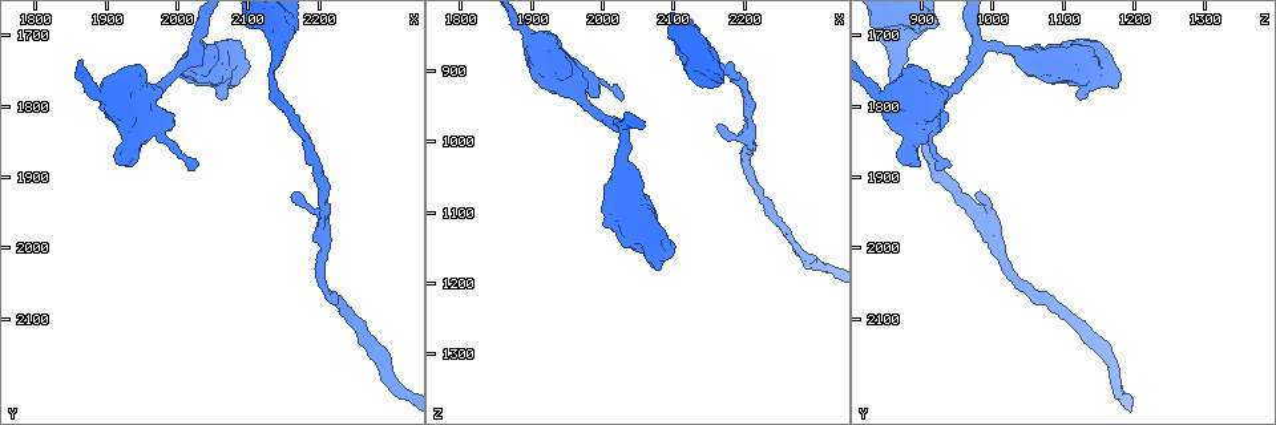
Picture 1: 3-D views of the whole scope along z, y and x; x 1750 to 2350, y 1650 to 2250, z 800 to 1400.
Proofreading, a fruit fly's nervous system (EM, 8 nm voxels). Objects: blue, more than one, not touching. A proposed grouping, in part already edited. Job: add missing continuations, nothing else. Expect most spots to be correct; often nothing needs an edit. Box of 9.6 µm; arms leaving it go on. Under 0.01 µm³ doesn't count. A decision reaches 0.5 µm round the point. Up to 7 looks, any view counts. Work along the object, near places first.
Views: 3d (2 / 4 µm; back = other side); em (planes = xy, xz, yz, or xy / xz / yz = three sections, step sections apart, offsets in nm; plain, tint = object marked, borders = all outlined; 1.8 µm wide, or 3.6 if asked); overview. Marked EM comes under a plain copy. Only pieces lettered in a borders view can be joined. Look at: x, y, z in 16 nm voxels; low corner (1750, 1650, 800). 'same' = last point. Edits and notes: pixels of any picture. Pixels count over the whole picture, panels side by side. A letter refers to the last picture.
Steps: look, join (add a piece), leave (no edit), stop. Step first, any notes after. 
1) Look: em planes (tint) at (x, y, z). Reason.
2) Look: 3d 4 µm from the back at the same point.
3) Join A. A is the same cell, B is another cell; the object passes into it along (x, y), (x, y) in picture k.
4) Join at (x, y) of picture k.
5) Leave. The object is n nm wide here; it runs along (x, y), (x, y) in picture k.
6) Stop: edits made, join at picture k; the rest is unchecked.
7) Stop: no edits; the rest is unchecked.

Look: em xz step 4 (tint) at (2000, 1855, 915). Calibre changes.

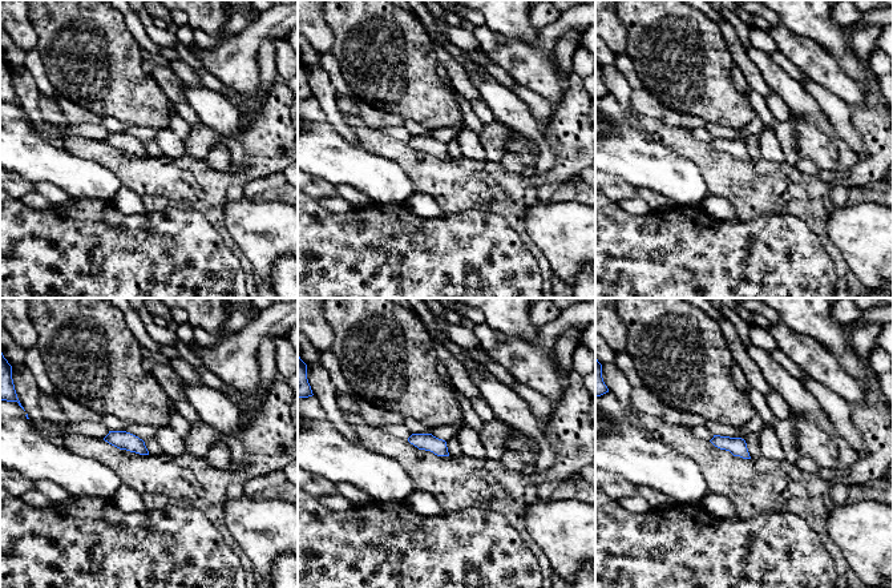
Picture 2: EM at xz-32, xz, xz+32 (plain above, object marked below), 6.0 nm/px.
Look: em yz step 16 (tint) at the same point. Cut it another way.

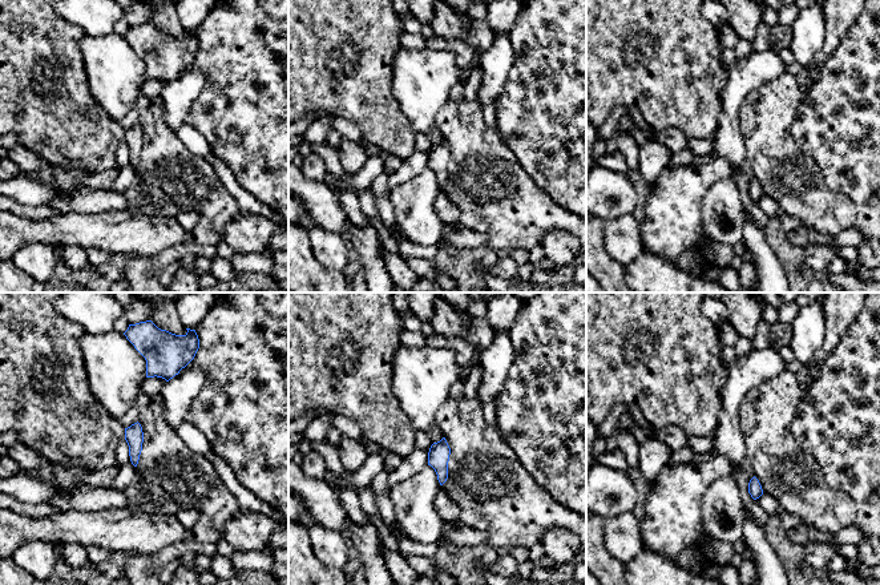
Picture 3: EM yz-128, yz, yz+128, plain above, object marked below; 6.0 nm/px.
Look: em yz step 16 (borders) at the same point. What lies round it.

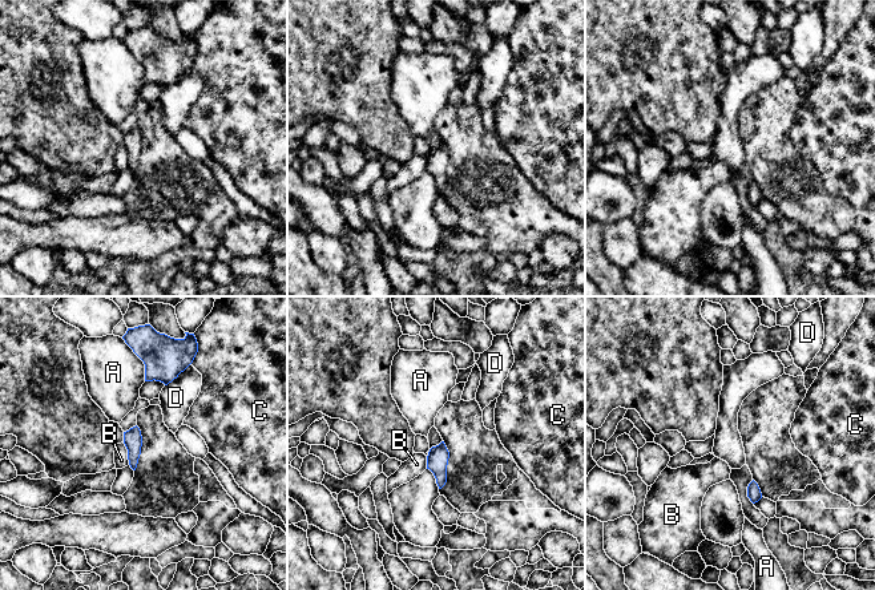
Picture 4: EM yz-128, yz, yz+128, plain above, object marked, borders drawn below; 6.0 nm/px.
Leave. The object is 110 nm wide here; the longest contact is with A, 170 nm; A, B, C and D are other cells; none of them fits.

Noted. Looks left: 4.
Look: 3d 2 µm from the back at (2135, 1750, 865). Thin neck.

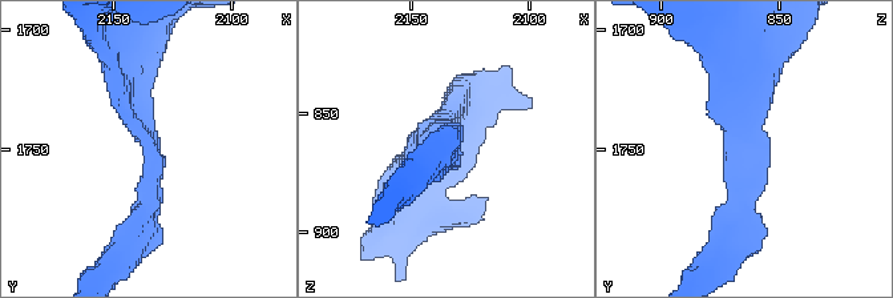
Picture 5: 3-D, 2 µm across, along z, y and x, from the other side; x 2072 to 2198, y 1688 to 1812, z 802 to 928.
Look: em xz step 8 (tint) at (2132, 1751, 865). The arms are 220, 240 nm wide; now the EM.

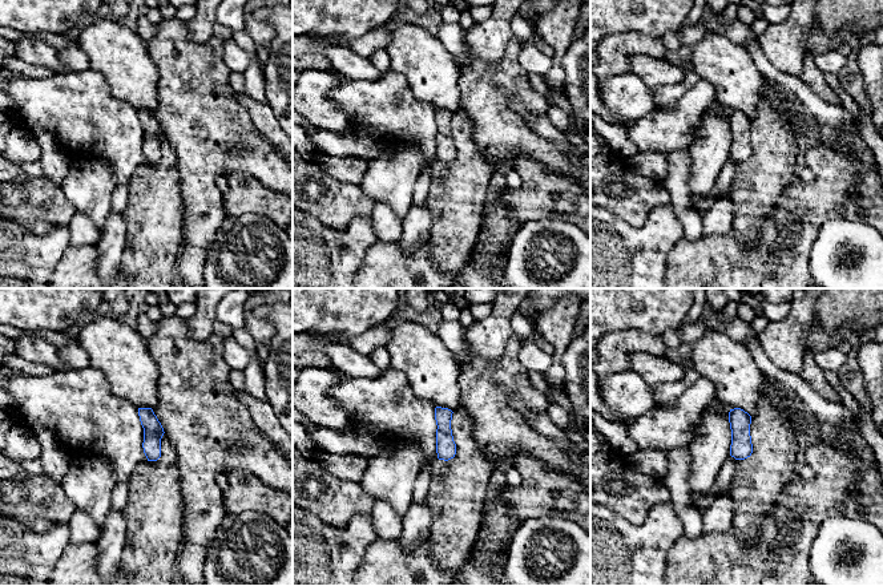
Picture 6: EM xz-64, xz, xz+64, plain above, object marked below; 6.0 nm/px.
Look: em planes (borders) at the same point.

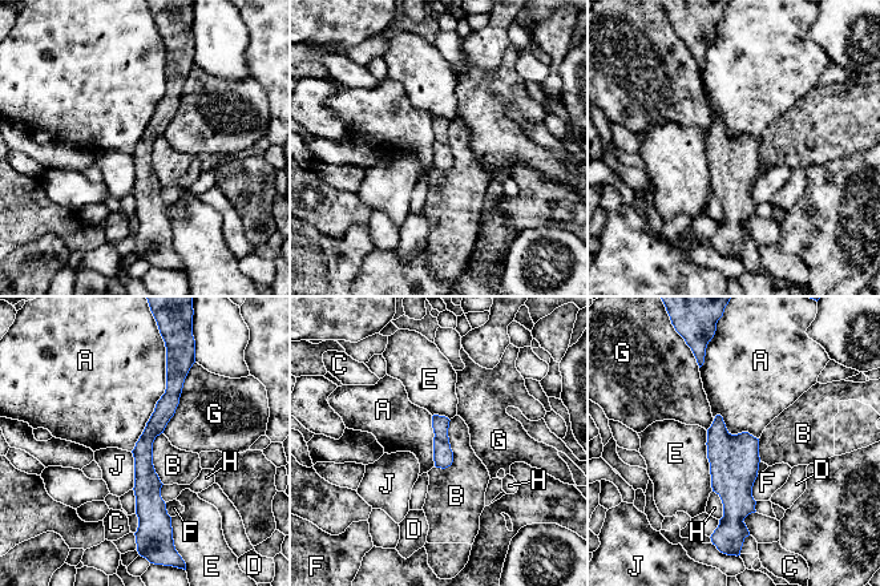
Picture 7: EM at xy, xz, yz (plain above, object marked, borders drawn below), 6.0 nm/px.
Leave. A, B, C, D, E, F, G, H and J are other cells; it runs along (169, 371), (172, 396), (145, 441), (148, 525) in picture 7; no lettered piece goes on from it.

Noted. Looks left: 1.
Stop: no edits; the rest is unchecked.

